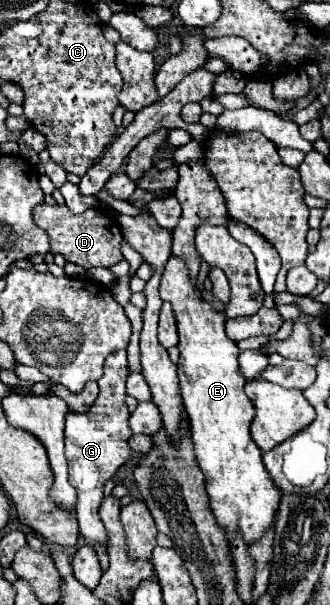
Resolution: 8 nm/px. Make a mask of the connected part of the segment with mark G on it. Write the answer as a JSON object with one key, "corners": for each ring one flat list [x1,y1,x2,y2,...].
{"corners":[[116,349,106,357,104,363,104,375,100,377,100,395,96,403,86,413,66,413,66,459,68,459,68,475,70,483,76,489,78,503,78,523,80,523,80,535,84,537,84,543,104,545,108,543,108,533,104,529,104,523,100,521,98,507,104,499,104,483,130,459,132,449,128,445,128,439,132,437,132,431,128,427,128,407,126,407,126,379,128,379,128,361,126,361,126,349]]}

